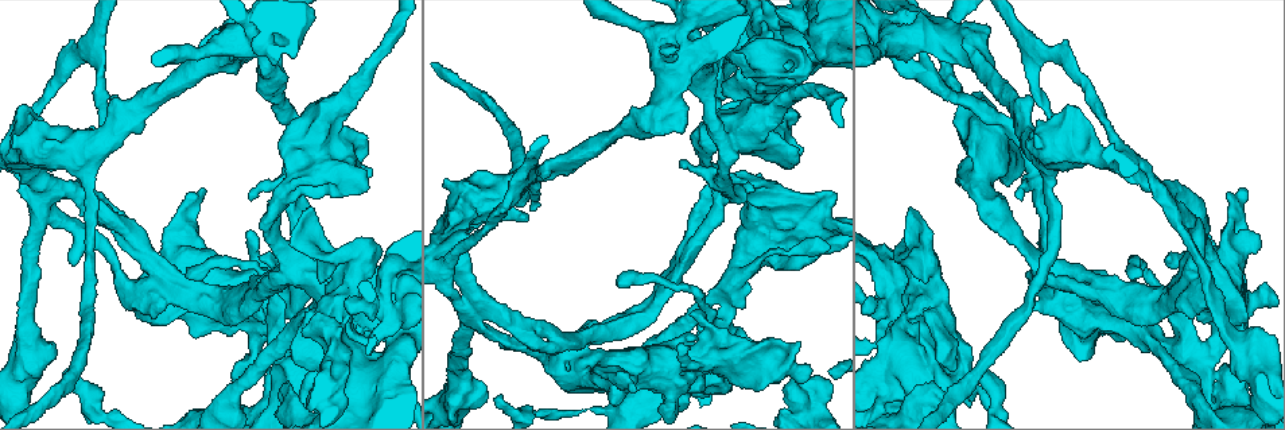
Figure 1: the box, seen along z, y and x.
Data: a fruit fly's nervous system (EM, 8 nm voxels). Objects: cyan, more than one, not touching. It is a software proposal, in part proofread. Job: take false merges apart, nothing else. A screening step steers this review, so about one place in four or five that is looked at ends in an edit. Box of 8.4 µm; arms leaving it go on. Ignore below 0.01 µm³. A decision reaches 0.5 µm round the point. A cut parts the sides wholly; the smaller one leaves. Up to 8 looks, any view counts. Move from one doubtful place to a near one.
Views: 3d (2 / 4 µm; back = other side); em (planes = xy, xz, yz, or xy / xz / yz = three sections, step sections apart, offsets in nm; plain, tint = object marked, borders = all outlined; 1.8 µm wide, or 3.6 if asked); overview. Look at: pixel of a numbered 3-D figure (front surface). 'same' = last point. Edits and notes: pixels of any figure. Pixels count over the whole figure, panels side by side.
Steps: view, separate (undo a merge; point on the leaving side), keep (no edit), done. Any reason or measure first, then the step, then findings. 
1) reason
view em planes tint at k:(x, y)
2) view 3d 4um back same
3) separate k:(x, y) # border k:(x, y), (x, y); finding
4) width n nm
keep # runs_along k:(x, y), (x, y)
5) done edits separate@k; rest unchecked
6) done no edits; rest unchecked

sharp bend
view em 3.6um planes tint at 1:(328, 330)

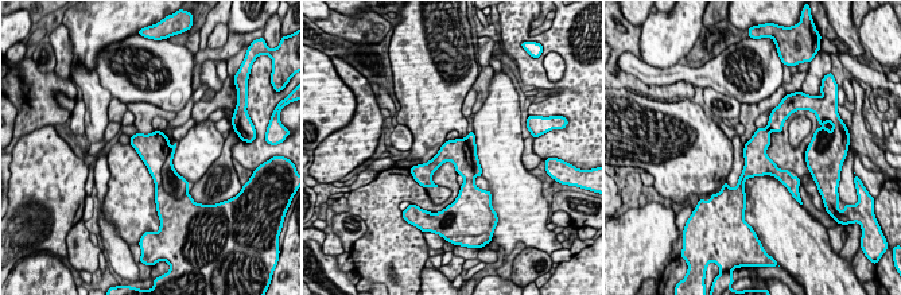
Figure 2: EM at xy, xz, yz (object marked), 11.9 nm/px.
separate 2:(173, 182) # a second neuron is stuck on

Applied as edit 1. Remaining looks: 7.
view overview

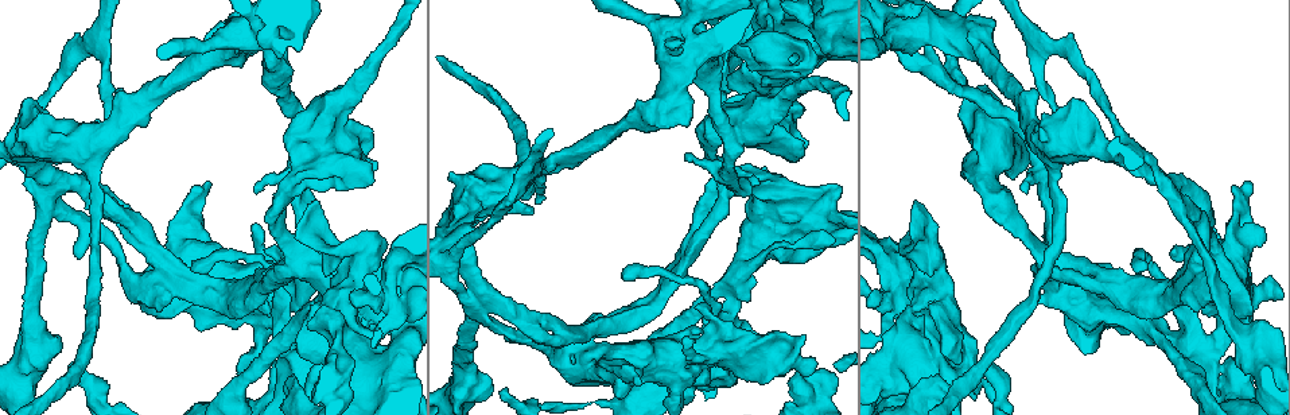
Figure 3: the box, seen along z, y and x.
arms run side by side
view 3d 4um at 3:(782, 193)

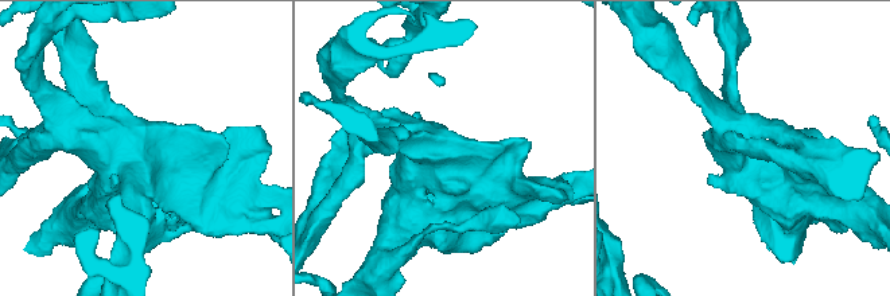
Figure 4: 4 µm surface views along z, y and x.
now the EM
view em 3.6um xz step 4 tint at 4:(442, 152)

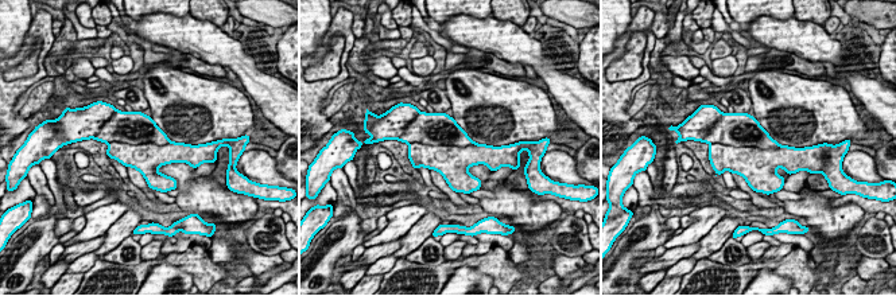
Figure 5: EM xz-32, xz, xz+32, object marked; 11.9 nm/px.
another direction
view em 3.6um planes tint same

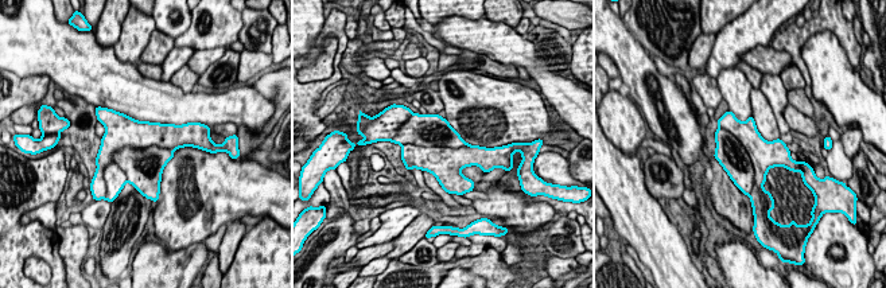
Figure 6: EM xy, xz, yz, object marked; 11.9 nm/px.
separate 6:(123, 132) # border 6:(171, 150), (123, 148), (103, 172); a second neuron is stuck on

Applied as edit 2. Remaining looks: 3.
sharp bend
view 3d 4um at 3:(27, 380)

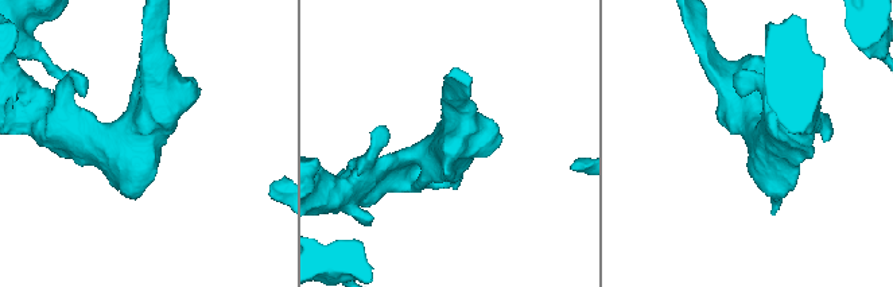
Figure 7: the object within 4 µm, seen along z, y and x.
view em 3.6um xz step 16 tint at 7:(150, 141)

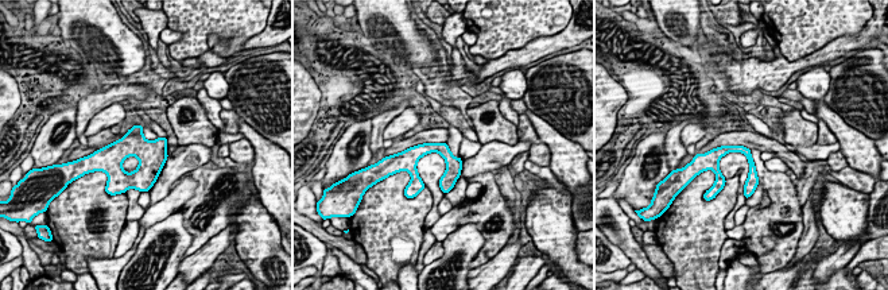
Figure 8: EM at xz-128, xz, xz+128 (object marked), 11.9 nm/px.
keep # all the same neuron

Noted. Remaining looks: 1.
done edits separate@2, separate@6; rest unchecked

